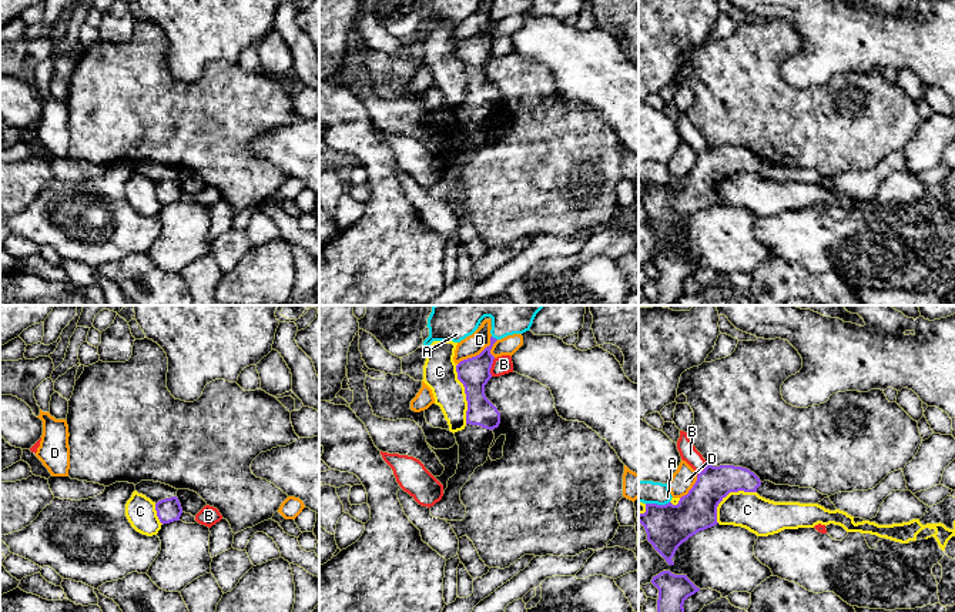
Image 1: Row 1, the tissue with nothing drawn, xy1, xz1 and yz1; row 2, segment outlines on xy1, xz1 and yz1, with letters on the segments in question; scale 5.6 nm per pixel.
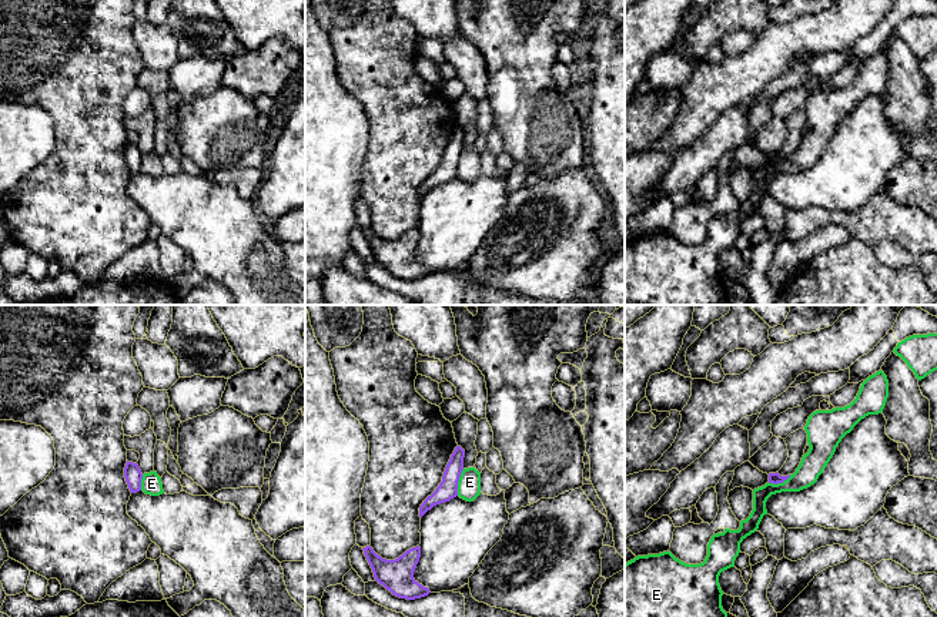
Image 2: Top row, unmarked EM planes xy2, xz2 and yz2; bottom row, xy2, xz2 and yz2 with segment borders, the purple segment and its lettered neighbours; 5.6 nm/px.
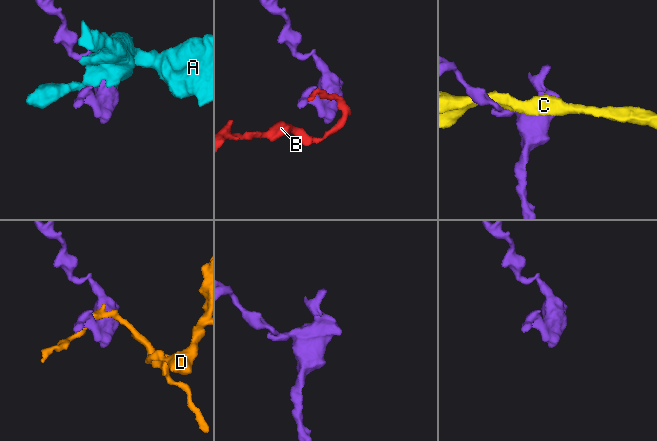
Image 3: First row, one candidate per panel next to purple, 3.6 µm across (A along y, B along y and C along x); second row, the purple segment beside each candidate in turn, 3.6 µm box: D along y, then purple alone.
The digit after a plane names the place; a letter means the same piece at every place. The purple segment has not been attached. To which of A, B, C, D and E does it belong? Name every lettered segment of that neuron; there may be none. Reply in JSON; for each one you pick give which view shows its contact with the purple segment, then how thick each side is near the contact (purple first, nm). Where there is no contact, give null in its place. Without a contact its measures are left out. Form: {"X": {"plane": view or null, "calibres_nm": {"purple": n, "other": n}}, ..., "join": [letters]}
{"join": []}

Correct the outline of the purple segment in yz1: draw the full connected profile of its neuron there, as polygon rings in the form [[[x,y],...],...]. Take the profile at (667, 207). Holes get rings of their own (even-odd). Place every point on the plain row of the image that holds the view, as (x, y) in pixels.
[[[706,146],[697,155],[697,161],[687,175],[681,177],[677,185],[671,183],[666,185],[646,184],[646,193],[639,194],[639,203],[644,207],[647,221],[666,240],[668,245],[674,245],[673,237],[677,228],[690,217],[700,211],[717,205],[717,187],[730,173],[757,173],[760,177],[774,183],[800,183],[818,184],[828,178],[837,190],[847,193],[854,198],[869,201],[877,197],[881,184],[892,171],[907,171],[907,161],[902,150],[888,154],[875,168],[868,171],[838,173],[835,175],[822,175],[812,168],[800,168],[790,165],[775,165],[770,161],[761,163],[760,158],[747,148],[734,146]]]

